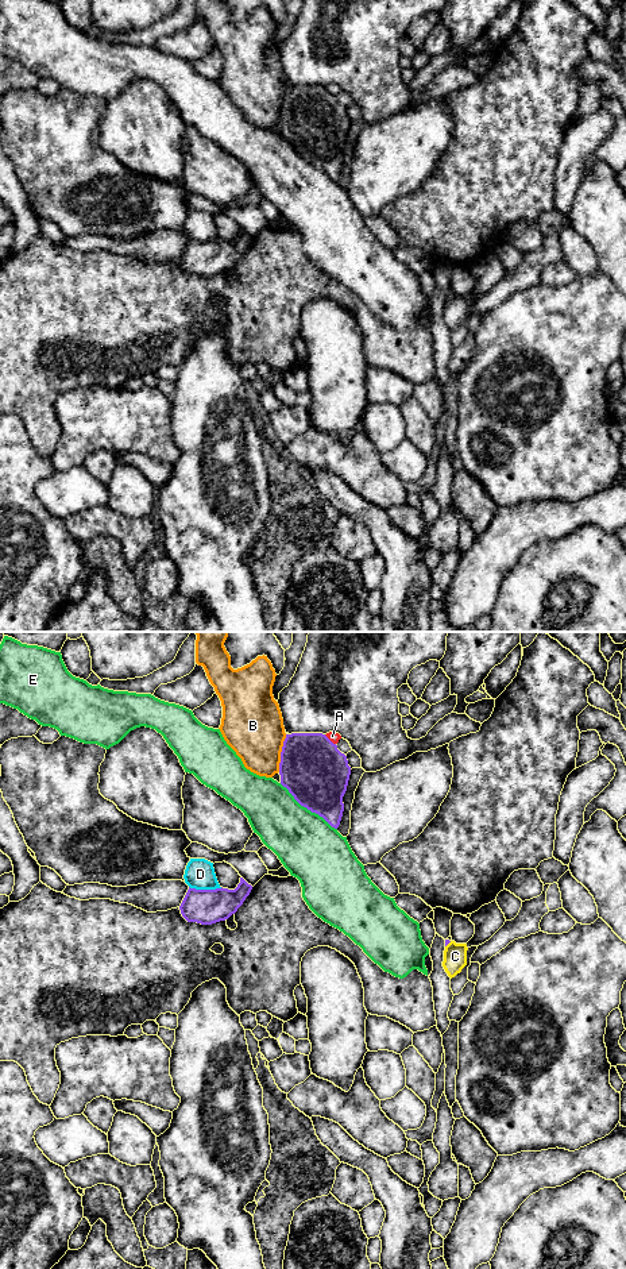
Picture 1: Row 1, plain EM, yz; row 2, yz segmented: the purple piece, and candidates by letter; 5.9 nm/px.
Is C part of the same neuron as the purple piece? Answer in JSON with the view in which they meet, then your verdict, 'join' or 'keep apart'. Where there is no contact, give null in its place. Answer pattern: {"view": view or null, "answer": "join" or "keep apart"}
{"view": "yz", "answer": "keep apart"}

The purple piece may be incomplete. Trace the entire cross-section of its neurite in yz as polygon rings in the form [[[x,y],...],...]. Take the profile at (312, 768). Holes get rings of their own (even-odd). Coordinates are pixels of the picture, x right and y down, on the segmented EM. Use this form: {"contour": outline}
{"contour": [[[322,733],[286,734],[279,763],[281,784],[294,799],[337,829],[351,767]]]}

